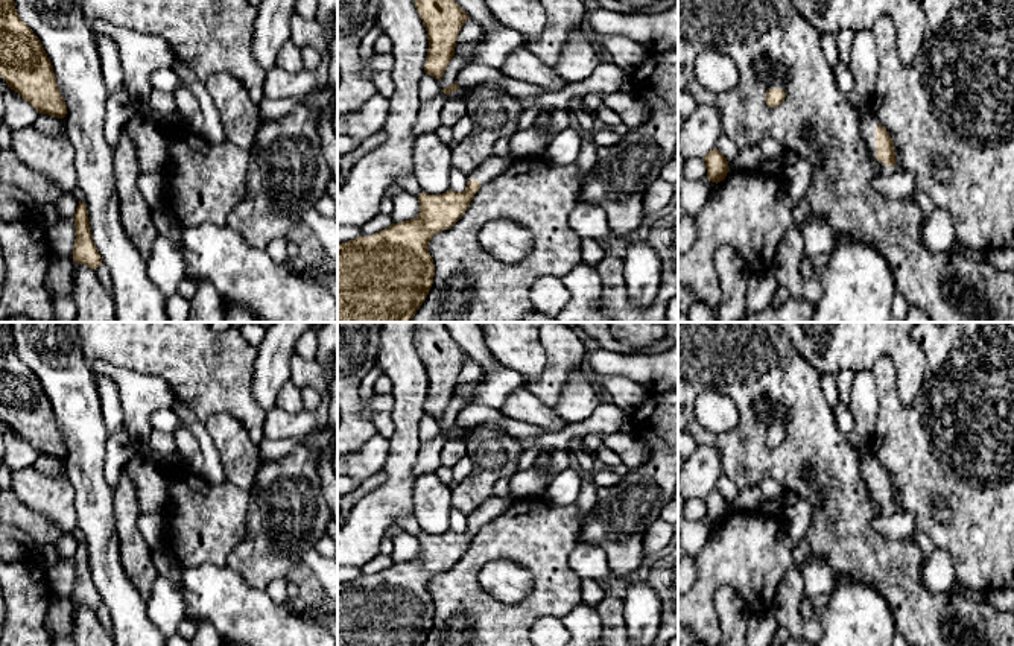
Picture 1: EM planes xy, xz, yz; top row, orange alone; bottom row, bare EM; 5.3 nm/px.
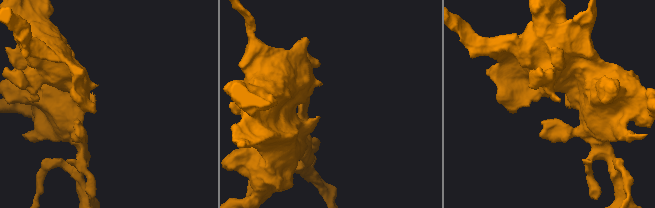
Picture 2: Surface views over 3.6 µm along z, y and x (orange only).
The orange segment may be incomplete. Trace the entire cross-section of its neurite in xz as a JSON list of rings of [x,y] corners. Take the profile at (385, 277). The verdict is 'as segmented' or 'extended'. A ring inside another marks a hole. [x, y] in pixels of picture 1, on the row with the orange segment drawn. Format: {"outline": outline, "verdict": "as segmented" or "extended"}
{"outline": [[[491,155],[467,175],[467,187],[456,193],[447,190],[442,195],[429,195],[421,192],[418,196],[420,213],[406,222],[392,223],[369,237],[356,237],[337,245],[337,322],[410,322],[429,295],[433,284],[435,264],[429,252],[430,239],[453,226],[470,207],[474,195],[482,185],[502,175],[511,164],[511,160]]], "verdict": "extended"}

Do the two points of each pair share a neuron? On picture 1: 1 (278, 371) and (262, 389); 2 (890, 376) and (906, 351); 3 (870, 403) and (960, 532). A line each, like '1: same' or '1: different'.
1: same
2: different
3: different

